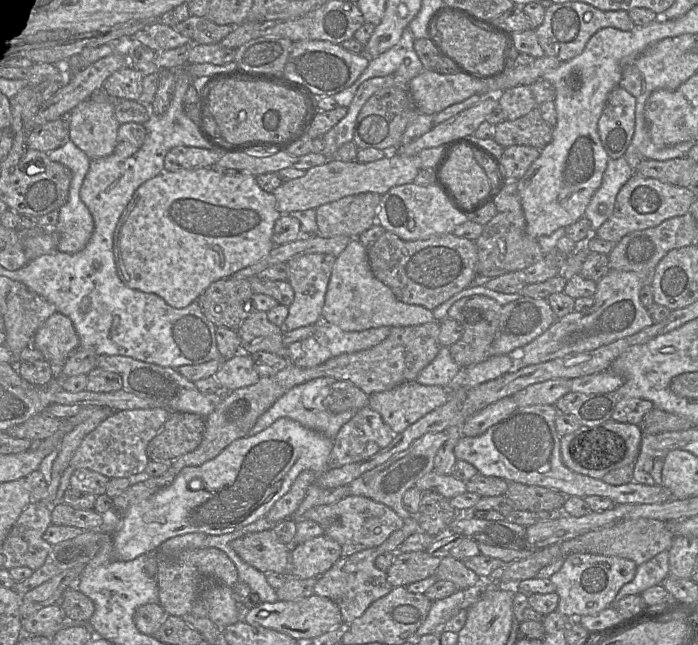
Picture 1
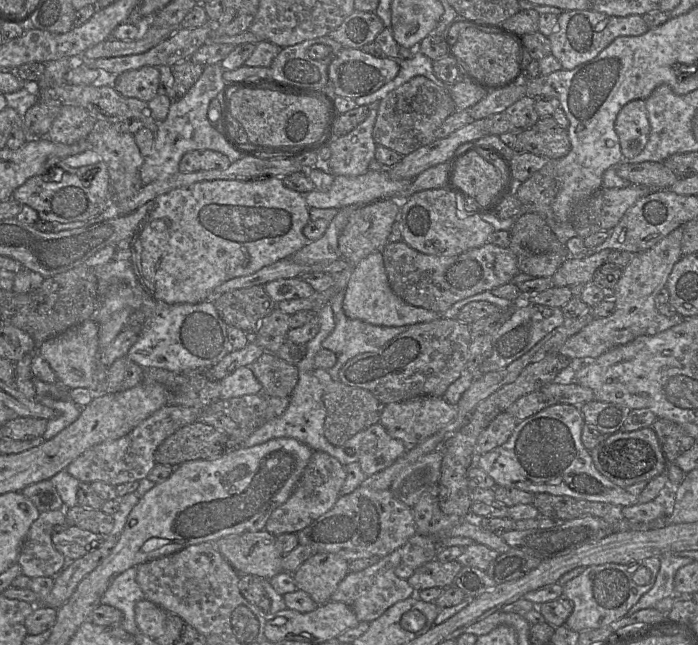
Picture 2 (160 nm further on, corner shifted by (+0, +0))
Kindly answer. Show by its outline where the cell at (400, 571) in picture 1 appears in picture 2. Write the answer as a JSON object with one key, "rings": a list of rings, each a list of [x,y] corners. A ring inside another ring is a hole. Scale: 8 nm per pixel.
{"rings":[[[434,559],[414,569],[407,581],[416,592],[431,587],[447,588],[453,585],[461,568],[457,560],[441,562]]]}

